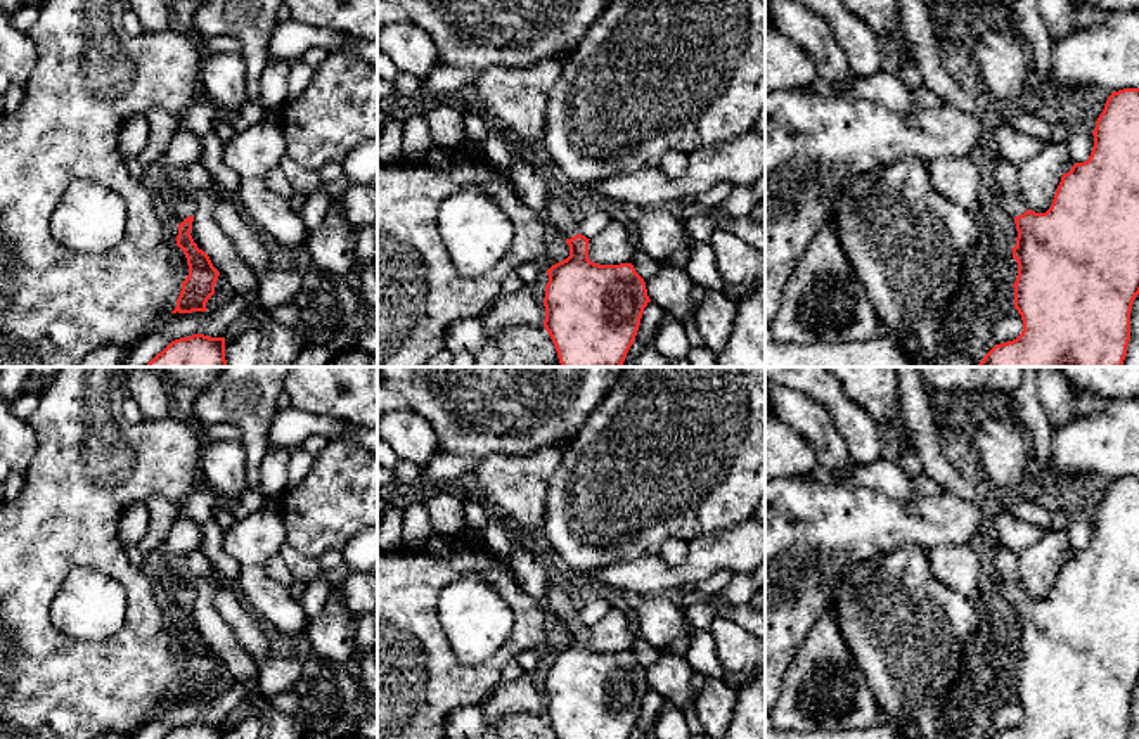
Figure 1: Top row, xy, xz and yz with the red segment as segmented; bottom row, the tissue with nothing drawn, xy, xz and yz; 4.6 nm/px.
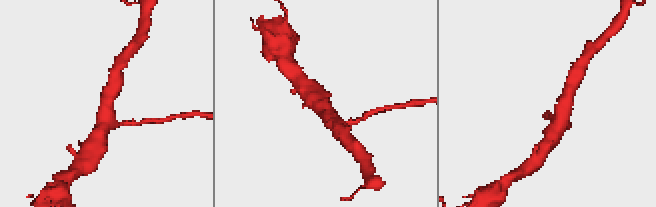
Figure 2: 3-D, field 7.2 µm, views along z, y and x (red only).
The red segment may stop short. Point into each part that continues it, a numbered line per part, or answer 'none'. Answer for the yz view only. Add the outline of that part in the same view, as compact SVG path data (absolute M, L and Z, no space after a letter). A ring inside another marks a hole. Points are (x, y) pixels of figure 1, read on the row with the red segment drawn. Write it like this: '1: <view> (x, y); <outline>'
1: yz (1008, 203); M995 183L992 185L992 194L999 209L1007 216L1020 216L1028 209L1025 202L1020 199L1020 196L1006 192Z

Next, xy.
1: xy (182, 205); M173 190L171 202L166 208L166 218L171 220L177 227L187 218L196 213L196 202L190 196Z

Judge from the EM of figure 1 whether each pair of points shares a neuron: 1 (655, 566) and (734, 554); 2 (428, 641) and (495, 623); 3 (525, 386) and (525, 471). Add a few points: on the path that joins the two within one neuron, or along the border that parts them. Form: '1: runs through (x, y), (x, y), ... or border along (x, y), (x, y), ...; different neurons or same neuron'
1: runs through (674, 573), (689, 573), (708, 554), (715, 554); same neuron
2: border along (438, 596), (438, 622), (452, 653), (475, 665); different neurons
3: border along (563, 440), (527, 454), (483, 456); different neurons

